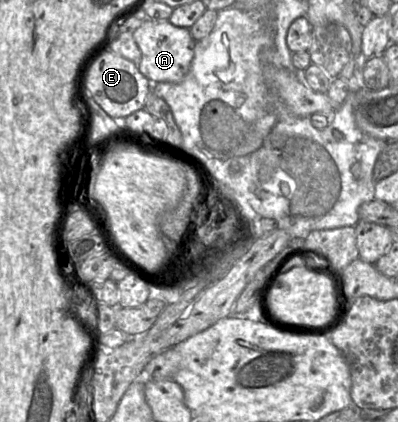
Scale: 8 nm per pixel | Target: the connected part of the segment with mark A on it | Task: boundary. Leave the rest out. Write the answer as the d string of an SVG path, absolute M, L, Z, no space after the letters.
M146 19L133 36L142 55L138 68L151 83L180 83L184 79L194 58L196 42L188 28L174 26L169 20Z

